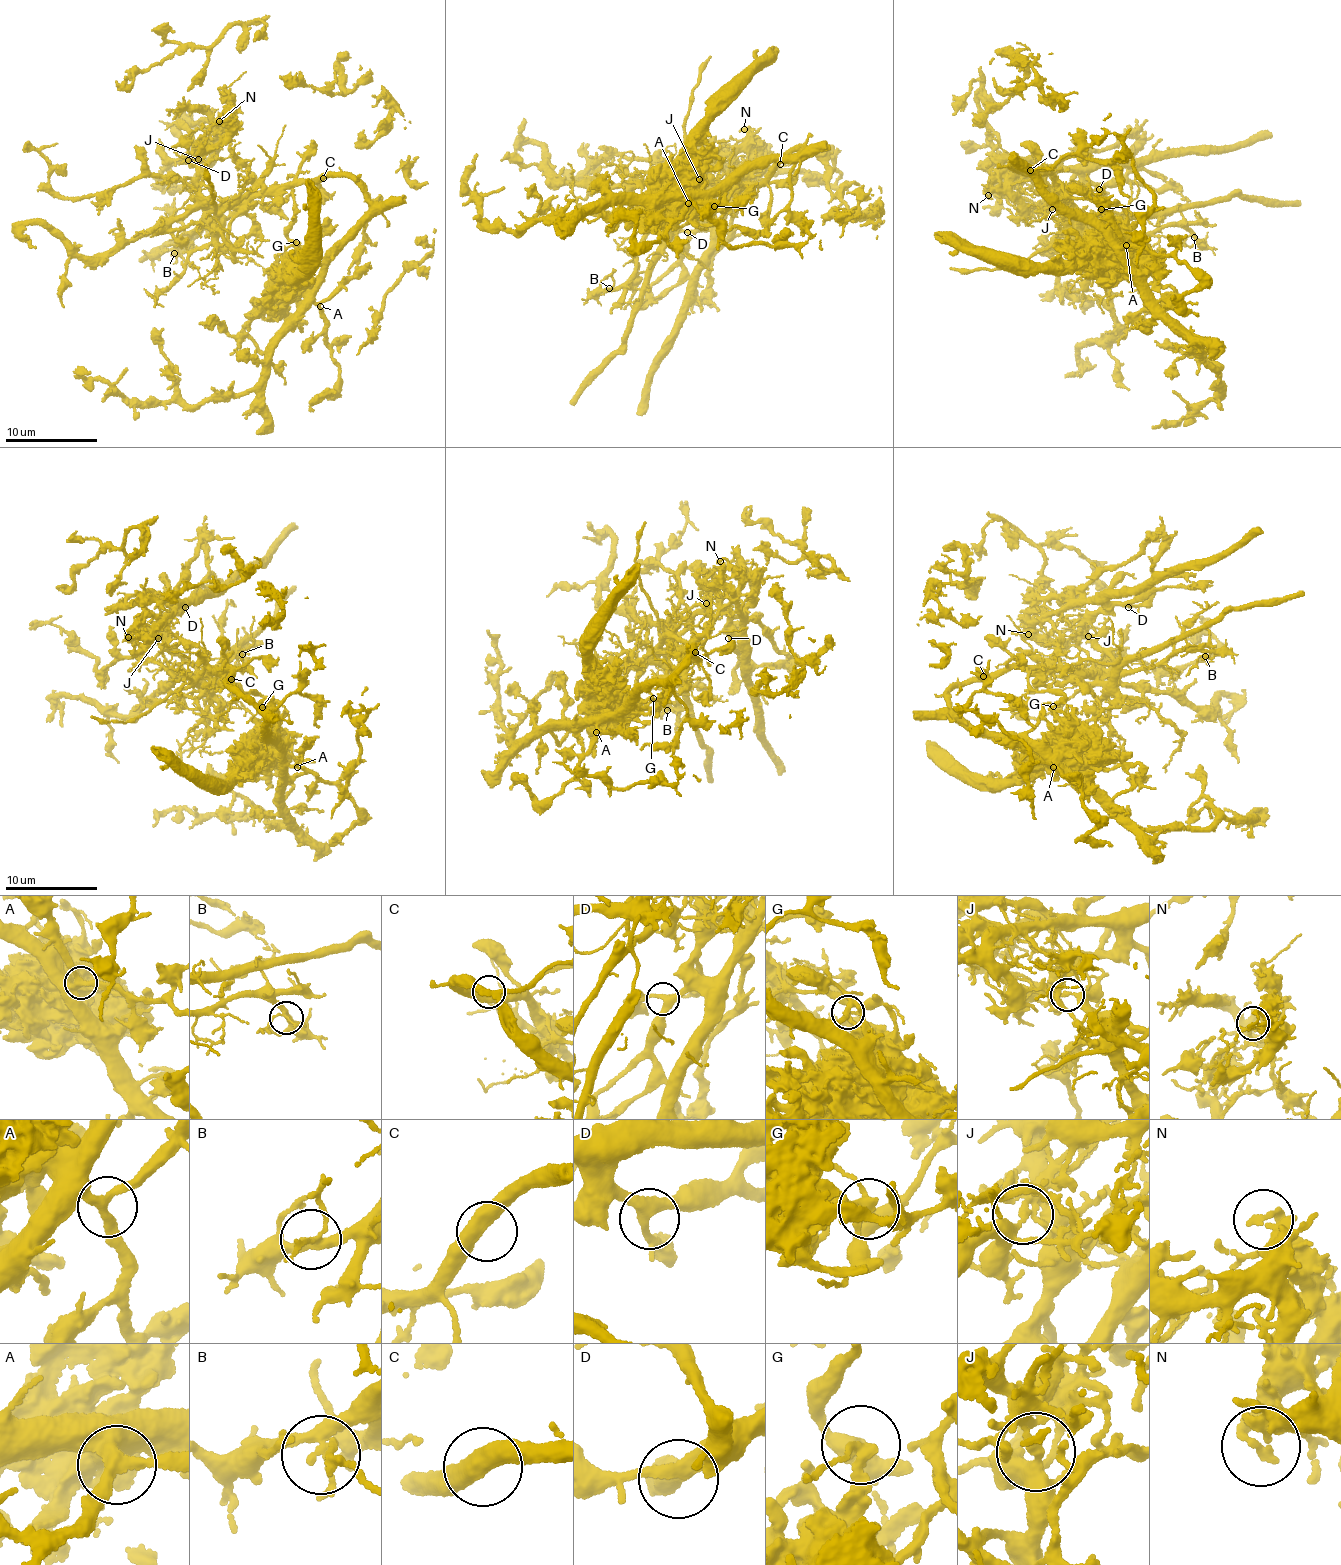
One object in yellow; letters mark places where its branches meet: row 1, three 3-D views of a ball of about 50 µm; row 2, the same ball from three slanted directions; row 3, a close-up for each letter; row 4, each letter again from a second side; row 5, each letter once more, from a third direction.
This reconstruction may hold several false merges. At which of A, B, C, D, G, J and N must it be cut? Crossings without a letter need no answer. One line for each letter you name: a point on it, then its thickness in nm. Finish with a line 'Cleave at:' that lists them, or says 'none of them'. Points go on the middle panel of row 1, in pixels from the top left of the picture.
G: Place: (714, 206). Thickness 200 nm
J: Place: (699, 179). Thickness 200 nm
N: Place: (744, 129). Thickness 160 nm
Cleave at: G, J, N

